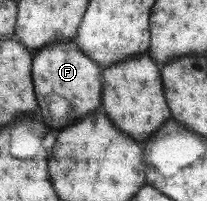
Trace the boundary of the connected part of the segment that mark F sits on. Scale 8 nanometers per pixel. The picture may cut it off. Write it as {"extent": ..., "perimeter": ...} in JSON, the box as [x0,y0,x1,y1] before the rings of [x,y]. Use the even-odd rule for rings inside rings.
{"extent":[31,41,102,119],"perimeter":[[[71,41],[53,43],[39,48],[31,58],[31,80],[34,92],[37,95],[51,95],[59,93],[59,97],[67,99],[75,119],[87,116],[87,113],[101,105],[102,68],[91,59],[87,58],[79,47]]]}

